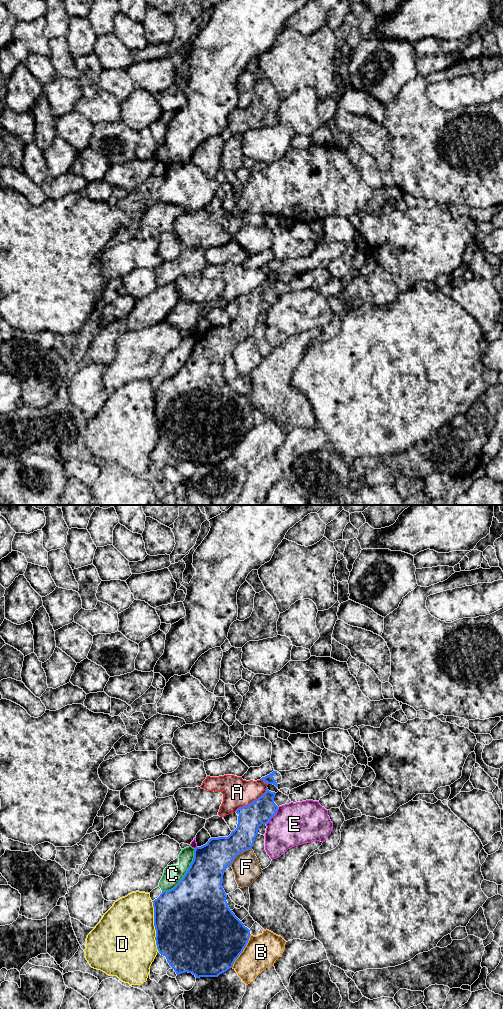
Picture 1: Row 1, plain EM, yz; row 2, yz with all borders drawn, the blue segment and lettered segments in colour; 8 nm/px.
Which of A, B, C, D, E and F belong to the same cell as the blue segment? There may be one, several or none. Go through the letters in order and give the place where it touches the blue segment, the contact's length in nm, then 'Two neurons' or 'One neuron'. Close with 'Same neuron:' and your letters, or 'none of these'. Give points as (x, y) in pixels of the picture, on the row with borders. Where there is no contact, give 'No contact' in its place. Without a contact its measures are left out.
A: Touches blue at yz (252, 802). Shared border 320 nm. Two neurons
B: Touches blue at yz (242, 951). Shared border 320 nm. Two neurons
C: Touches blue at yz (185, 874). Shared border 440 nm. Two neurons
D: Touches blue at yz (154, 925). Shared border 400 nm. Two neurons
E: Touches blue at yz (273, 815). Shared border 170 nm. Two neurons
F: Touches blue at yz (239, 853). Shared border 220 nm. Two neurons
Same neuron: none of these

